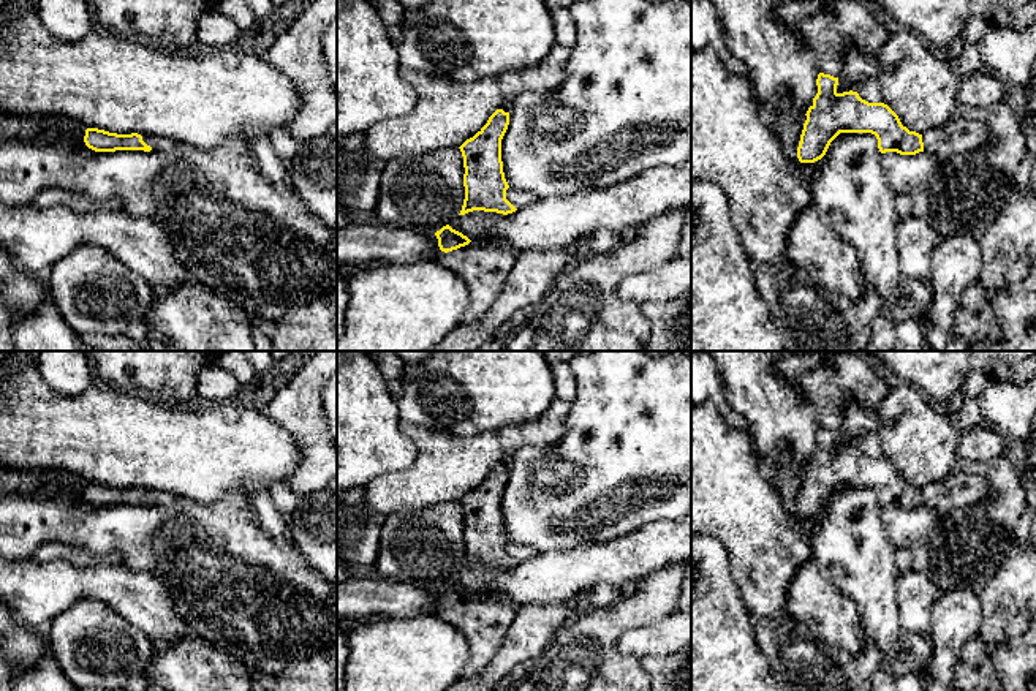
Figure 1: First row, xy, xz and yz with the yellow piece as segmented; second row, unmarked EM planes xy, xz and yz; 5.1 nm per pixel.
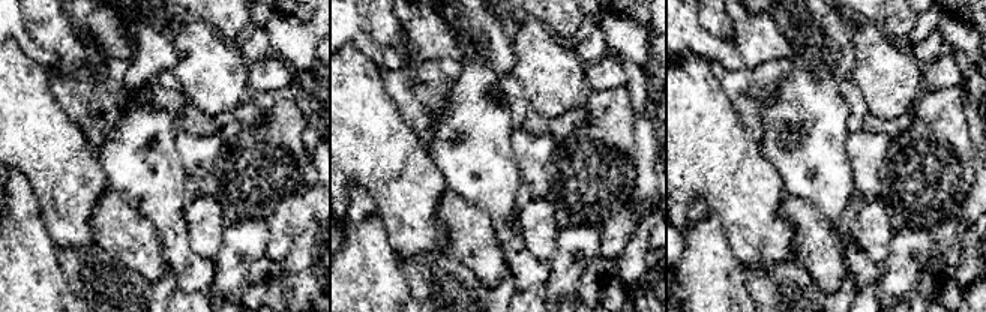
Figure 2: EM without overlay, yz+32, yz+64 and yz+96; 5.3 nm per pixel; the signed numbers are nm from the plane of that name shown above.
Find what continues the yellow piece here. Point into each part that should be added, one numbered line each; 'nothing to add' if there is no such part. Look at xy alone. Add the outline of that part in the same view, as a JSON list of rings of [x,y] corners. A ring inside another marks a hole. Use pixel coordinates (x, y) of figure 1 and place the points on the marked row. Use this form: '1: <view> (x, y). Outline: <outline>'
1: xy (158, 144). Outline: [[[141,134],[142,141],[152,147],[153,152],[174,152],[179,149],[179,144],[168,138],[157,138],[150,134]]]

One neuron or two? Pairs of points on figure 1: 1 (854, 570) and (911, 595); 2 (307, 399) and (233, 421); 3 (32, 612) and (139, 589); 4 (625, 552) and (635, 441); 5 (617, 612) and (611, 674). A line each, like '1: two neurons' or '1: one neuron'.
1: two neurons
2: two neurons
3: one neuron
4: two neurons
5: one neuron

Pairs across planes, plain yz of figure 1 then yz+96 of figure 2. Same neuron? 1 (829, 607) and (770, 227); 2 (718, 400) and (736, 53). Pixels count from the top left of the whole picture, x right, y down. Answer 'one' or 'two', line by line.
1: two
2: one

